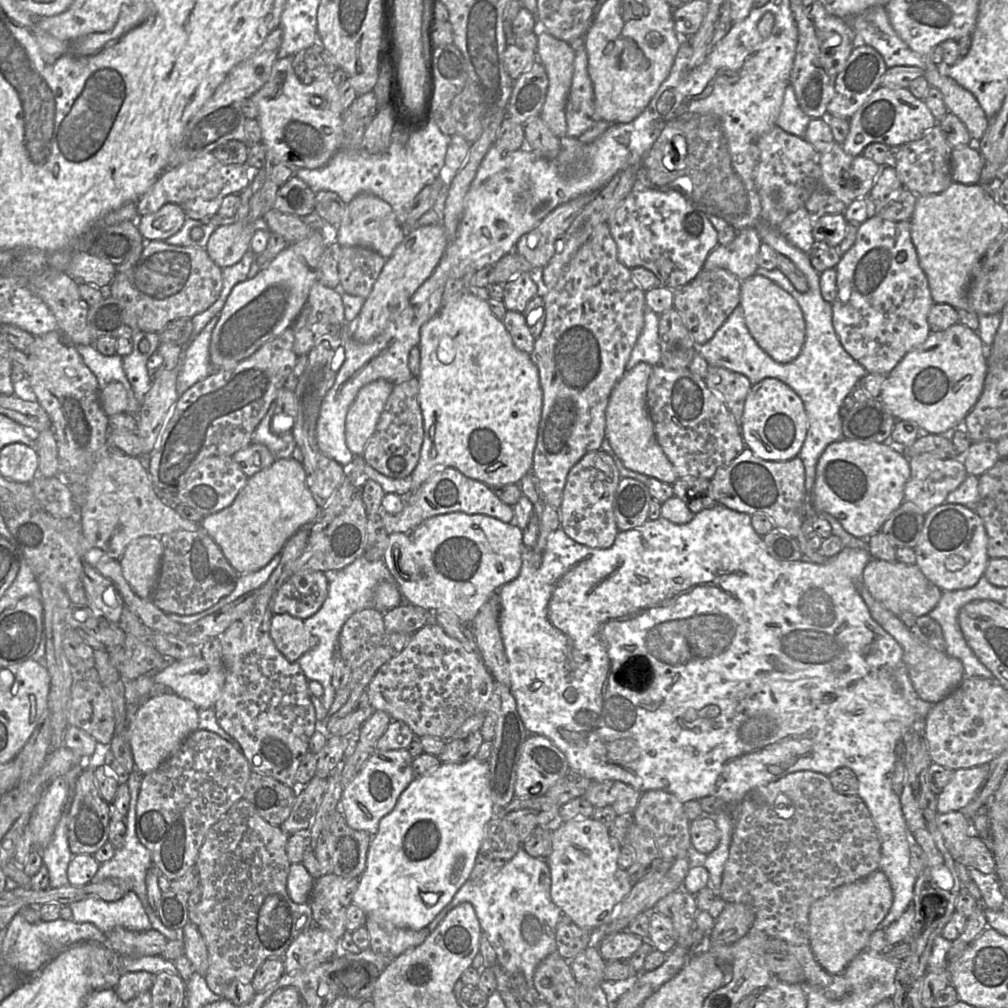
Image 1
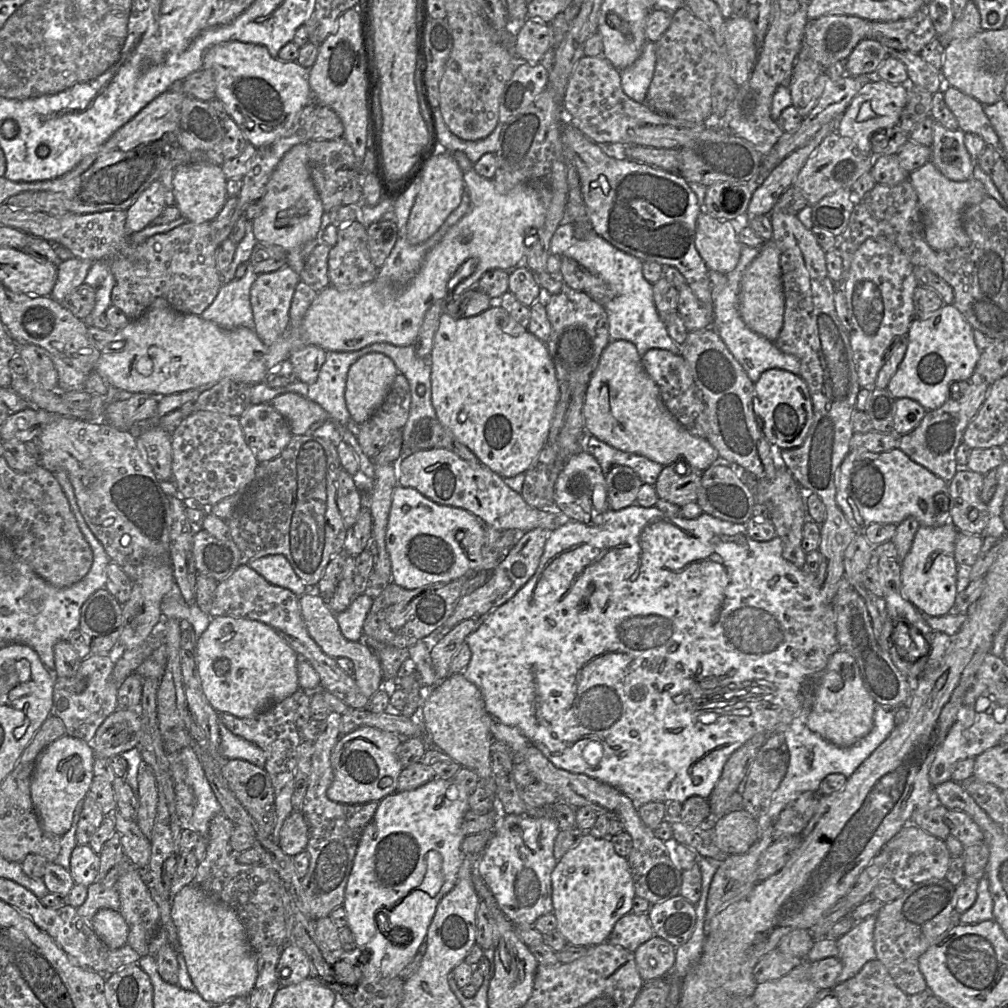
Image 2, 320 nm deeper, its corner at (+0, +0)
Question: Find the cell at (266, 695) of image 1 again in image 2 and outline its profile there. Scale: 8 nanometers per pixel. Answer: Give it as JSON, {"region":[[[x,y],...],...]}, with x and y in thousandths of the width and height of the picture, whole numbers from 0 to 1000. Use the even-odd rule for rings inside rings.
{"region":[[[296,684],[281,695],[272,698],[264,705],[247,712],[235,712],[229,708],[218,708],[218,716],[231,728],[238,730],[259,742],[264,748],[262,763],[266,766],[273,784],[274,815],[269,827],[276,837],[279,821],[285,811],[292,805],[290,789],[293,781],[293,763],[295,759],[295,742],[301,735],[294,721],[294,705],[297,693],[303,687]]]}

